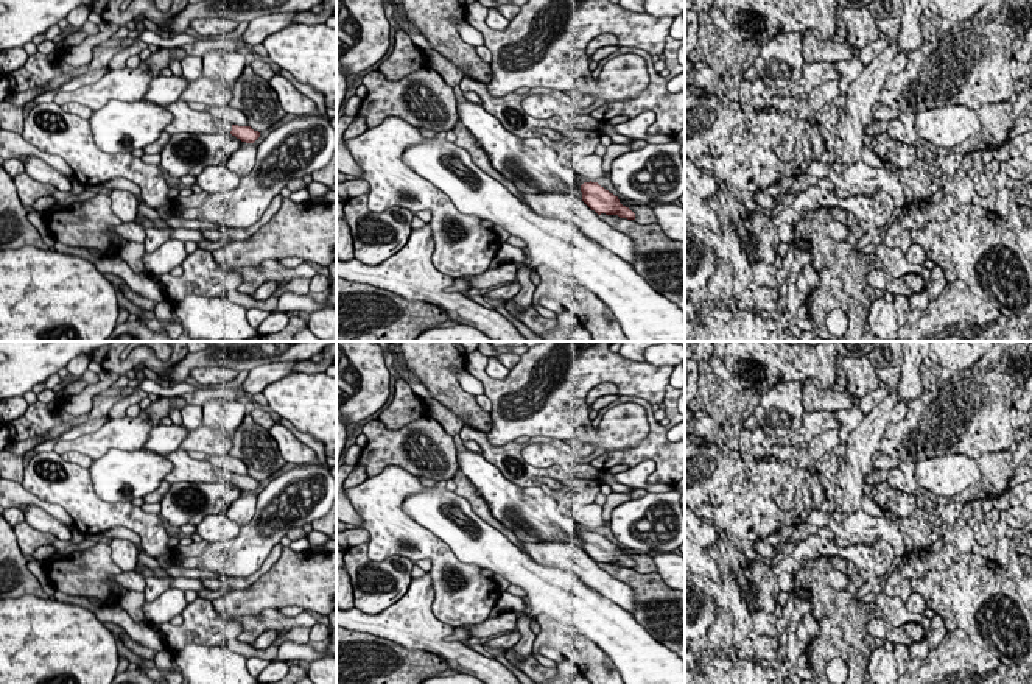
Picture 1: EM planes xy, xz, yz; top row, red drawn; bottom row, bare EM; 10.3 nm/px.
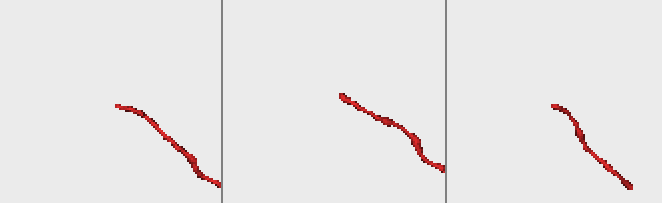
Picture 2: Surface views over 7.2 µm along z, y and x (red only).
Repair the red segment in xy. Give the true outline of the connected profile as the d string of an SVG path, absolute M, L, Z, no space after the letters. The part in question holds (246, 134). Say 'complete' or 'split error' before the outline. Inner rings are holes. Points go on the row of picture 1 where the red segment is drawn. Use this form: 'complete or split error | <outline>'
split error | M215 118L215 125L218 126L219 132L230 132L246 143L254 143L260 137L260 132L254 131L251 126L238 126L218 118Z

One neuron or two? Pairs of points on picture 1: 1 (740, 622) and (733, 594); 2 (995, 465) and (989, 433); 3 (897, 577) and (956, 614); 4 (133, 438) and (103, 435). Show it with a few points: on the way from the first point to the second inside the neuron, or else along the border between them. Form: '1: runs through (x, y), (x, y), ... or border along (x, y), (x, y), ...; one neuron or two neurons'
1: runs through (740, 616), (737, 600); one neuron
2: border along (1007, 449), (984, 452), (975, 460); two neurons
3: runs through (911, 575), (917, 575), (942, 600); one neuron
4: runs through (125, 435), (111, 435); one neuron

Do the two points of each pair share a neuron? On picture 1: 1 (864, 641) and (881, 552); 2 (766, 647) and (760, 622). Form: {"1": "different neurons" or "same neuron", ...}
{"1": "different neurons", "2": "different neurons"}

